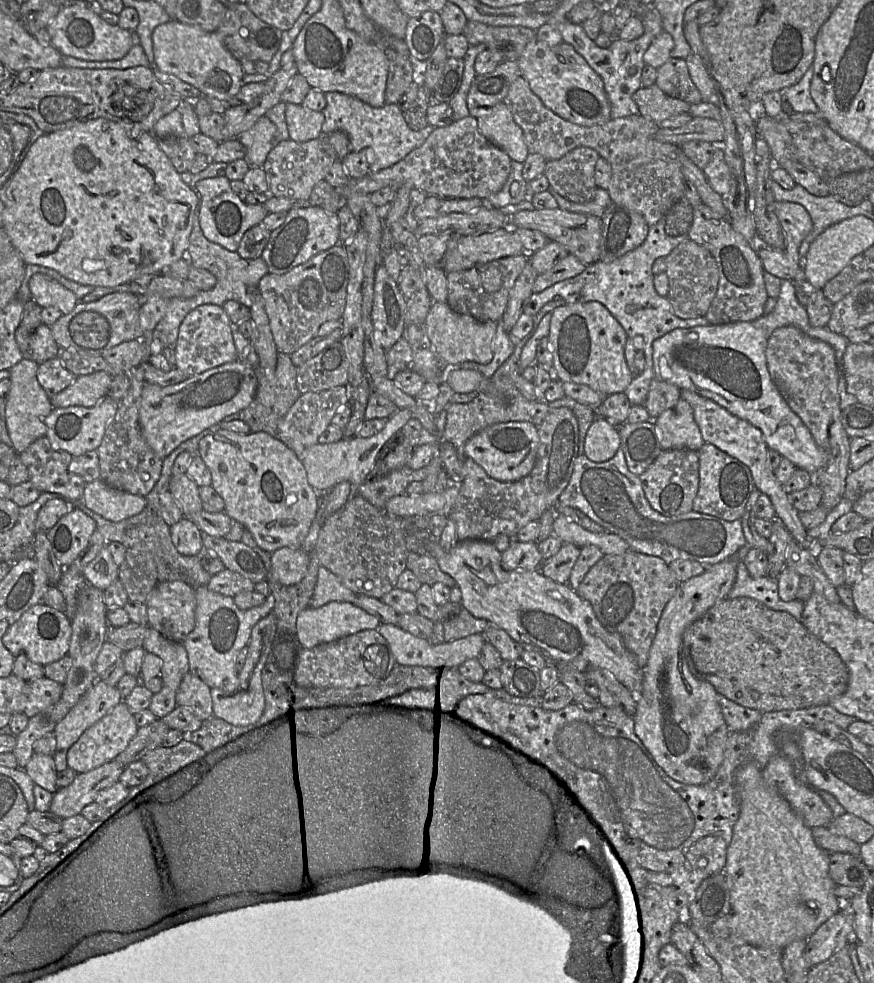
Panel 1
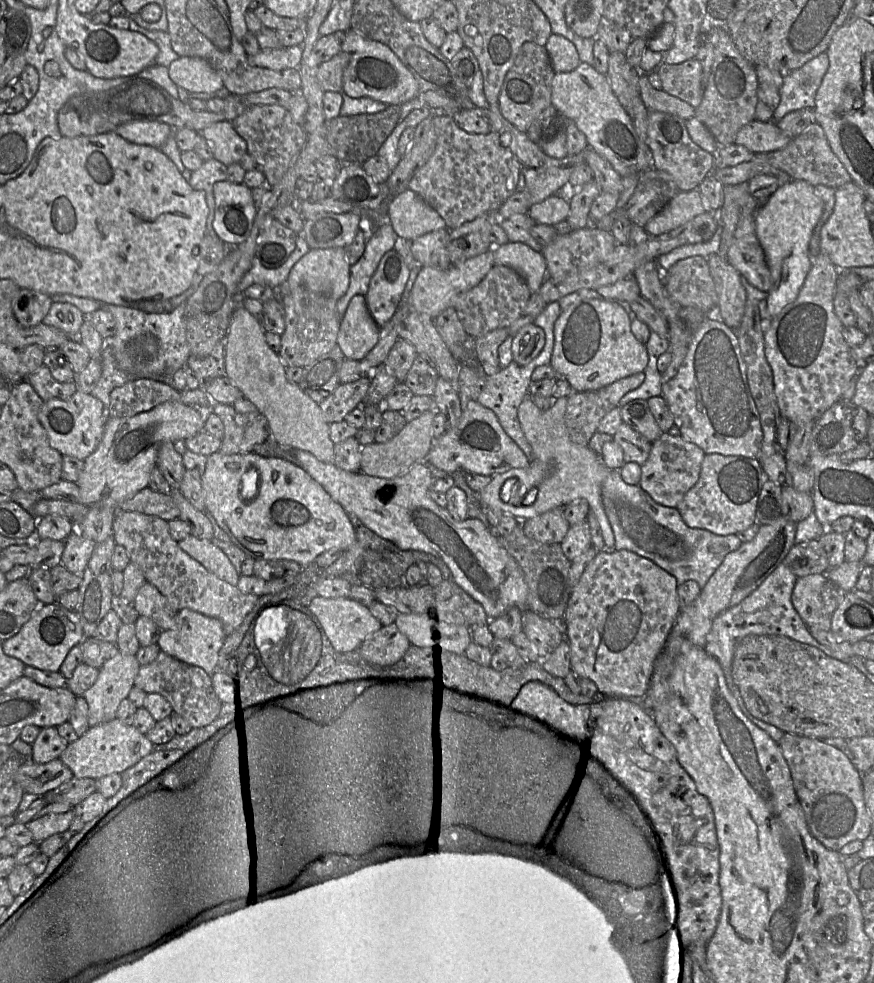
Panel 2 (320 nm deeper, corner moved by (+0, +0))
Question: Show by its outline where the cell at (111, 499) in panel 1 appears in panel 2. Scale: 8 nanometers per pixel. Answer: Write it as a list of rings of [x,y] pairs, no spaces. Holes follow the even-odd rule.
[[[183,608],[177,613],[176,624],[161,632],[157,644],[166,654],[184,663],[201,667],[212,675],[218,669],[218,653],[225,639],[226,634],[220,620]]]

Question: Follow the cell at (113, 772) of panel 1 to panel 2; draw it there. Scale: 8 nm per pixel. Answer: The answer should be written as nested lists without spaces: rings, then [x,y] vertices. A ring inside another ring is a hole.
[[[50,803],[25,825],[32,833],[34,842],[41,843],[54,834],[68,830],[74,817],[74,806],[64,803]]]

